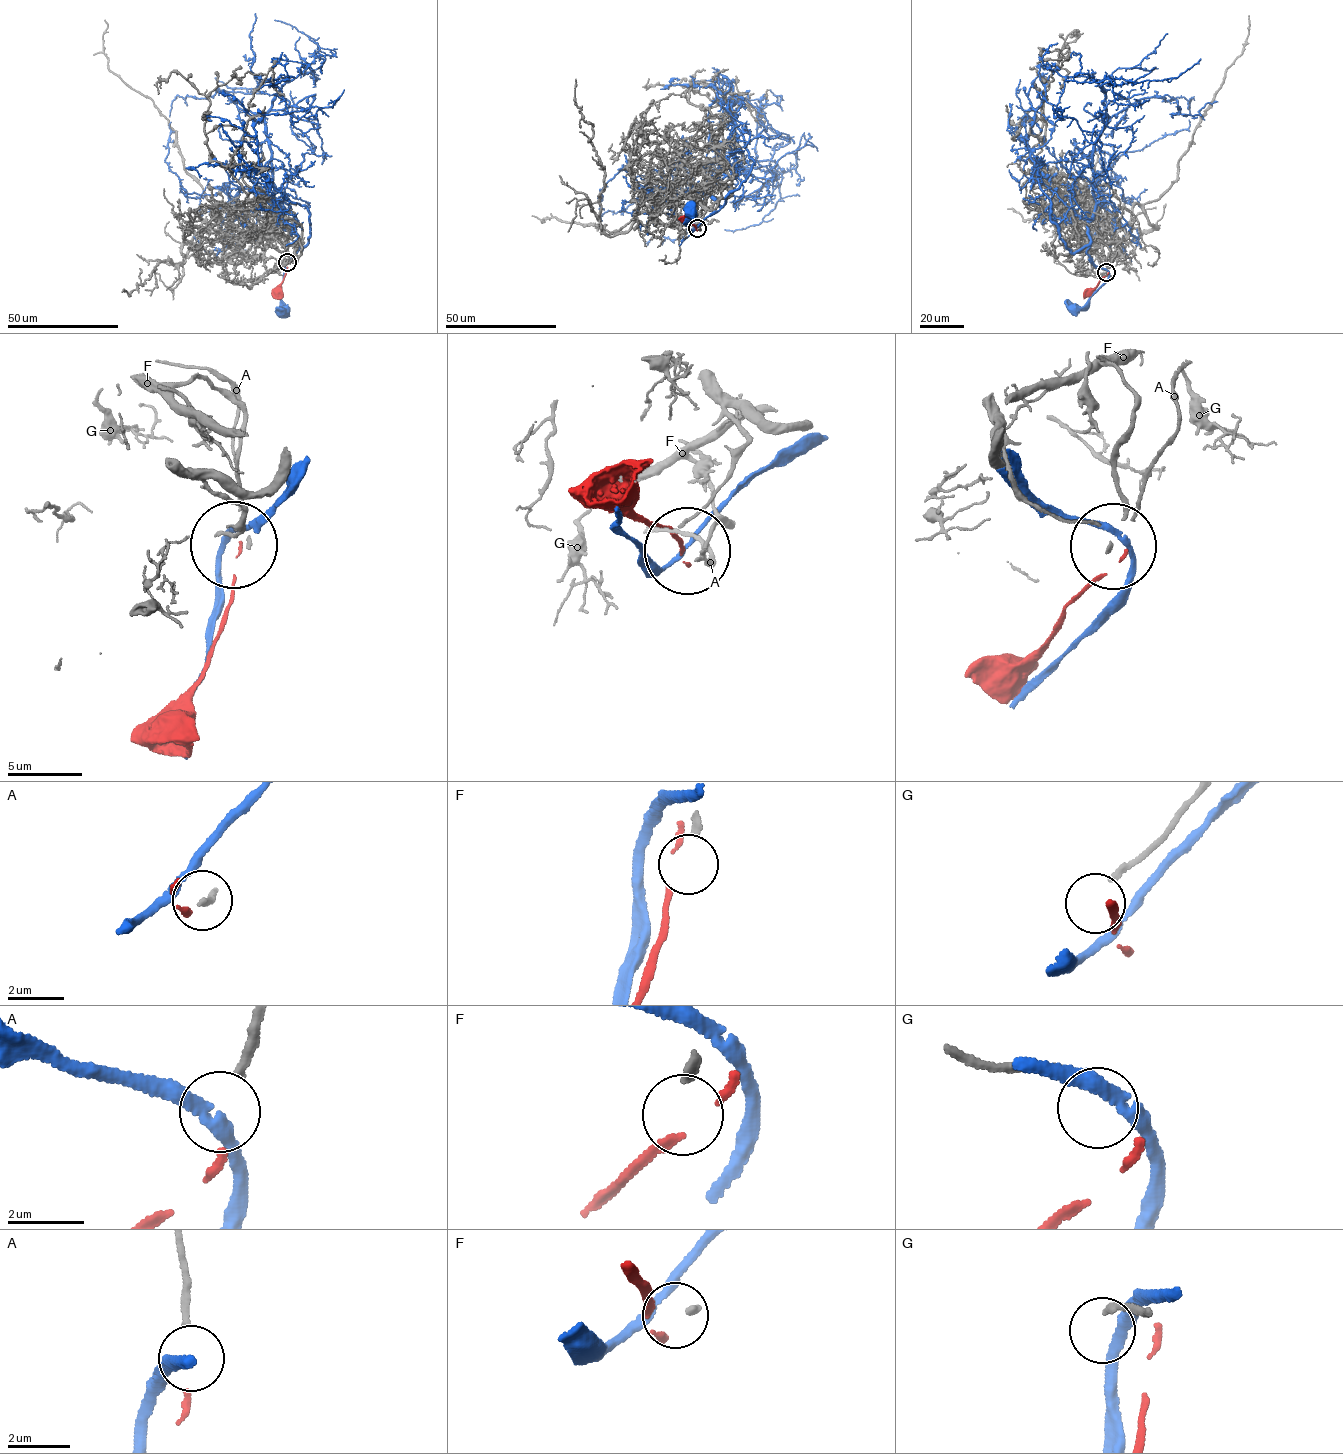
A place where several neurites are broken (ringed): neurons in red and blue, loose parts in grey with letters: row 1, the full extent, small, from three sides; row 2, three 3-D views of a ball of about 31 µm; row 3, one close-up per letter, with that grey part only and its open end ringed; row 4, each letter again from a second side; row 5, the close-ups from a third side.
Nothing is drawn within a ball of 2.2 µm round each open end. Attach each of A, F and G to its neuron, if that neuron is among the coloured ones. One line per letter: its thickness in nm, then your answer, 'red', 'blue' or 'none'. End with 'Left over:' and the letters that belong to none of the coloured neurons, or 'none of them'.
A: 220 nm thick; red
F: 240 nm thick; none
G: 200 nm thick; none
Left over: F, G

